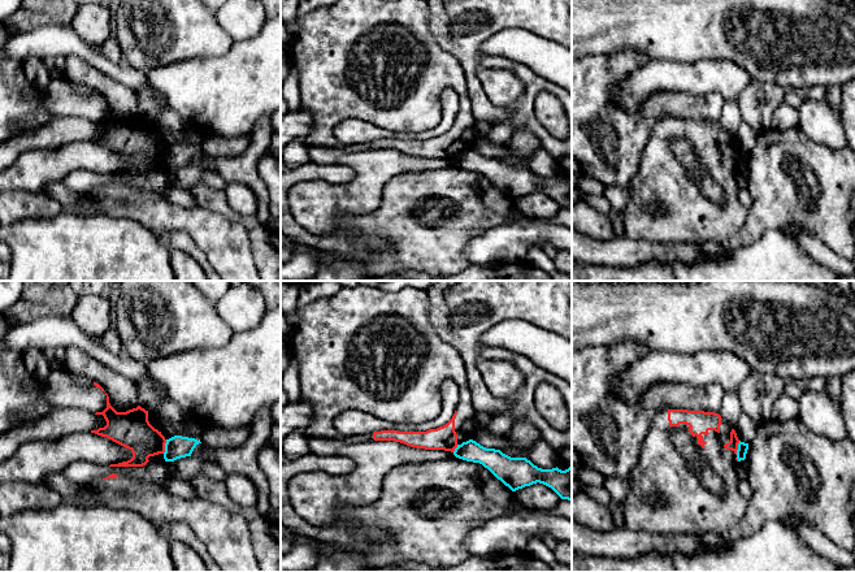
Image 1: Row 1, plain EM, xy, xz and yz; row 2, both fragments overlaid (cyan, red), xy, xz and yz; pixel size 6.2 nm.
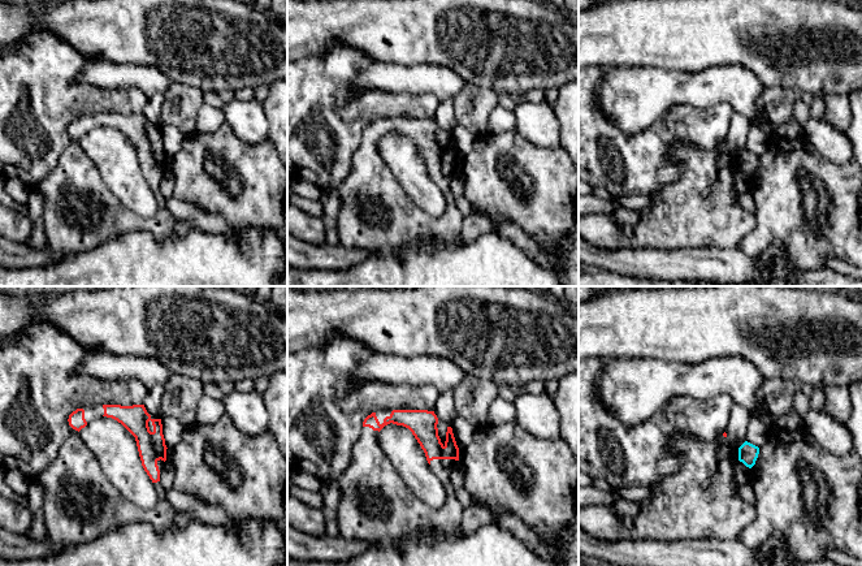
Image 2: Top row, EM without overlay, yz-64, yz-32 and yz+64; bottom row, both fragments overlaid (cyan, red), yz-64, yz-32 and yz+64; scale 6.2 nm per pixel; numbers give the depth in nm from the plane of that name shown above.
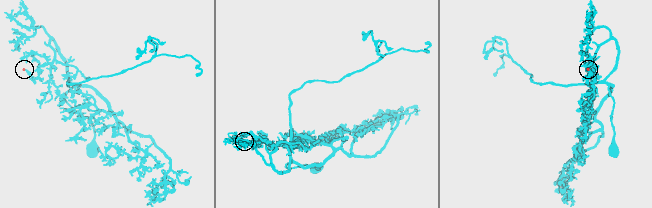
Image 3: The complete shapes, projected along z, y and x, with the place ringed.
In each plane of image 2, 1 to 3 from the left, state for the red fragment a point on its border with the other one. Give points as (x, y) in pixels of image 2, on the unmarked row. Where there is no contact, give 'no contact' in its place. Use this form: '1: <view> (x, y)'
1: no contact
2: no contact
3: no contact

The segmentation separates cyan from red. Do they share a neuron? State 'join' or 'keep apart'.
keep apart

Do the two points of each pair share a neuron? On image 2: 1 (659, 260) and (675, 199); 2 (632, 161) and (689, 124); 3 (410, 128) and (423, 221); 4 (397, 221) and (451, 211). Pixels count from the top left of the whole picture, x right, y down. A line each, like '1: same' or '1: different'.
1: different
2: same
3: same
4: same

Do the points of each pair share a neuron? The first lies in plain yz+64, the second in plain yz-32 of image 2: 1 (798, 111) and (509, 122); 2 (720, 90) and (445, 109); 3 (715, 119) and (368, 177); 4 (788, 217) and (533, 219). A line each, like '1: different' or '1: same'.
1: different
2: different
3: different
4: same

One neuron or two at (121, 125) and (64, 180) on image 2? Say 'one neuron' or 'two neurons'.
one neuron

